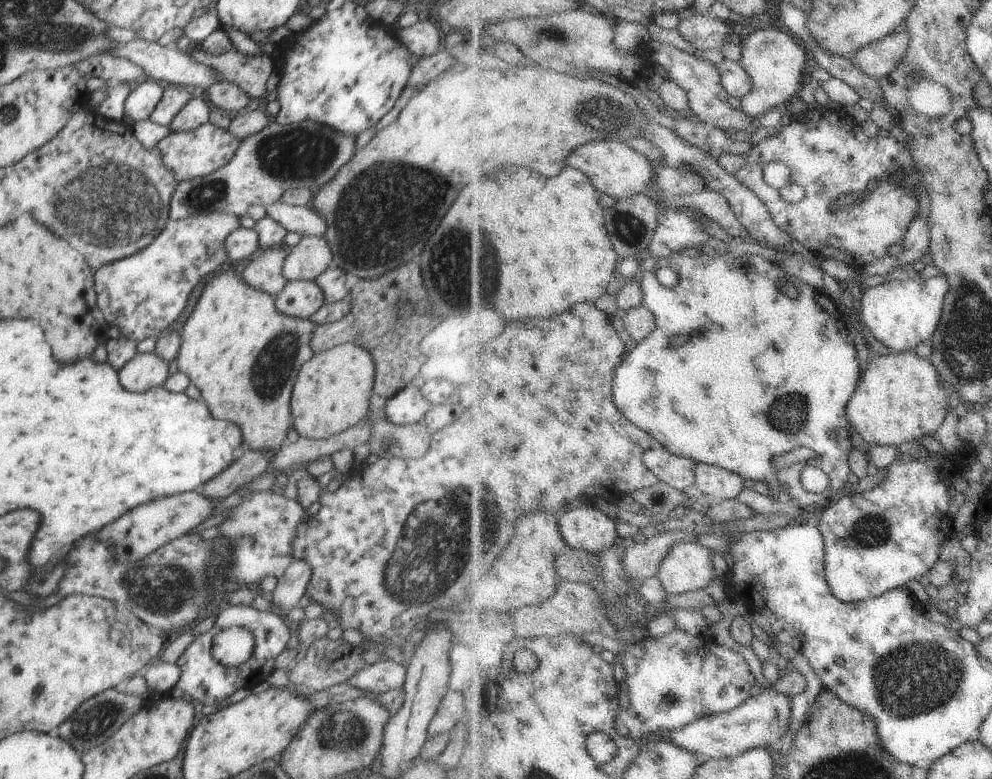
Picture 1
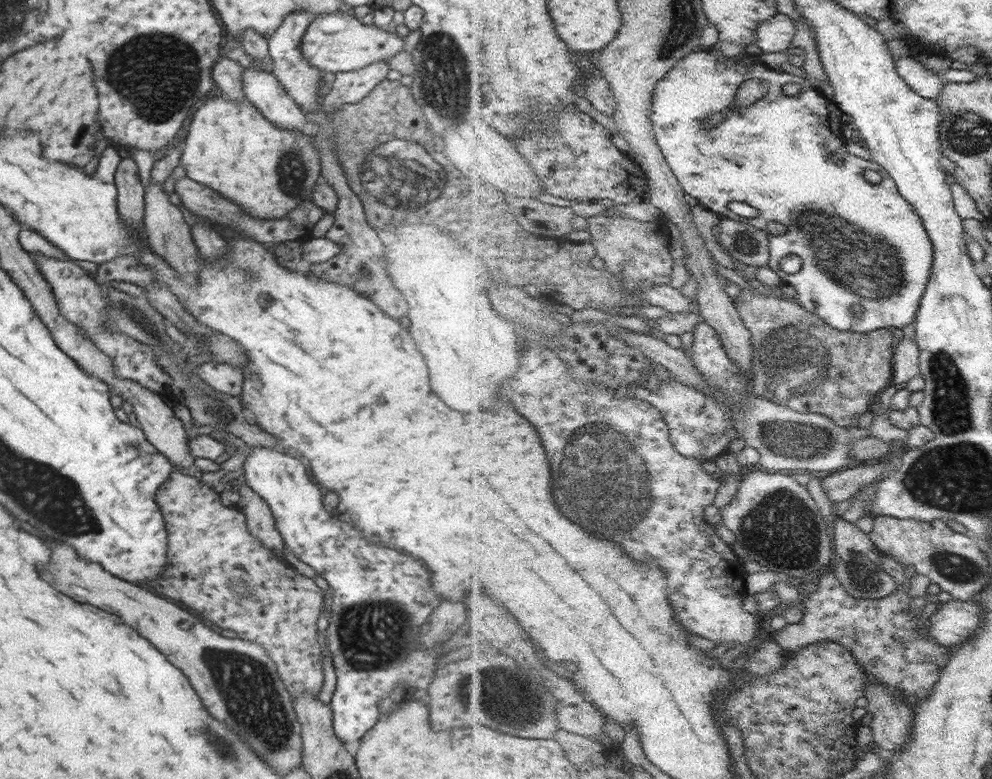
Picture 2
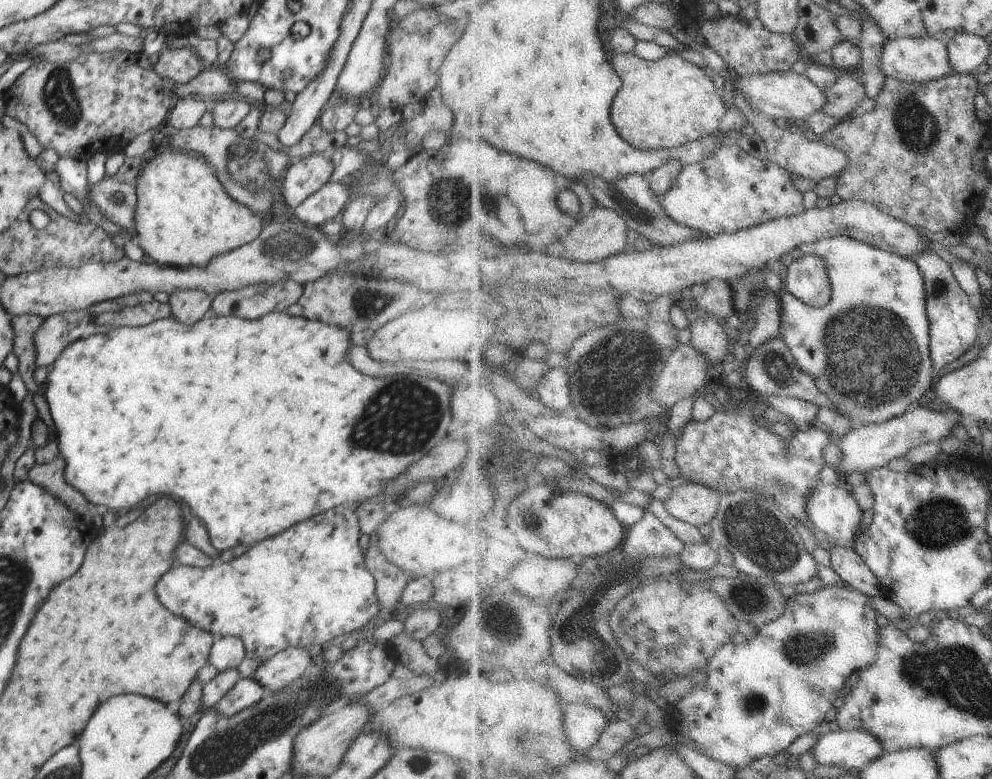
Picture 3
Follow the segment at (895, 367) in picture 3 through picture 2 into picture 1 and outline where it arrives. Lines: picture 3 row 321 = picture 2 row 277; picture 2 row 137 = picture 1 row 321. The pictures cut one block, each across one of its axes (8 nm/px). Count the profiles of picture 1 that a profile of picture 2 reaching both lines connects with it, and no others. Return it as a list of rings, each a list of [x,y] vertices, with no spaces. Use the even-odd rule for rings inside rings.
[[[732,249],[726,255],[718,255],[711,258],[701,252],[693,251],[682,252],[668,258],[659,259],[654,269],[643,272],[644,290],[646,290],[646,298],[644,305],[648,306],[657,317],[658,330],[643,340],[641,343],[633,345],[630,356],[626,358],[626,364],[622,364],[622,368],[618,368],[618,376],[616,376],[616,388],[614,388],[614,396],[618,400],[618,406],[622,408],[622,412],[626,412],[626,416],[630,416],[630,420],[649,432],[656,438],[657,444],[670,449],[670,452],[681,457],[691,458],[698,462],[710,463],[730,469],[737,472],[745,478],[755,480],[755,482],[767,482],[772,489],[772,498],[776,501],[784,501],[786,499],[800,501],[802,508],[811,510],[818,507],[825,507],[833,494],[840,492],[848,482],[853,482],[855,477],[852,473],[852,462],[850,456],[854,452],[854,442],[852,442],[852,434],[849,418],[849,404],[854,398],[854,394],[858,390],[862,380],[862,366],[860,366],[860,354],[852,336],[850,336],[846,319],[841,306],[836,304],[834,299],[823,290],[809,286],[795,276],[786,273],[775,260],[769,260],[760,255],[752,255],[744,257],[736,254]],[[669,267],[676,271],[679,275],[679,282],[674,286],[664,286],[658,278],[658,270],[660,268]],[[780,282],[792,282],[799,293],[799,297],[790,298],[788,294],[784,294],[780,290]],[[680,336],[688,336],[690,340],[682,346],[674,346],[674,338]],[[802,448],[809,448],[816,456],[808,460],[804,460],[782,468],[776,464],[778,456],[784,454],[792,454],[798,452]],[[806,466],[818,466],[828,473],[831,478],[830,488],[823,493],[808,492],[804,488],[803,472]]]

